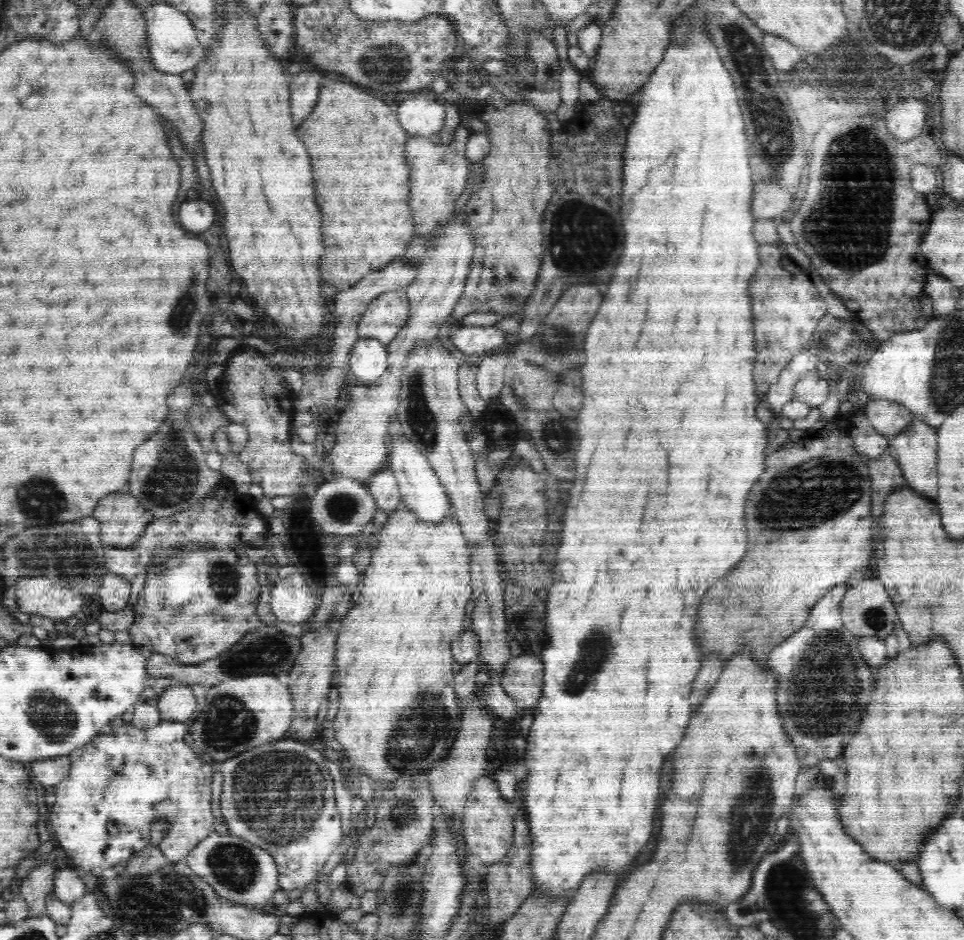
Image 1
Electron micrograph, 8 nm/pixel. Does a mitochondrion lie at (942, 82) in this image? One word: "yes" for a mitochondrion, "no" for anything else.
no

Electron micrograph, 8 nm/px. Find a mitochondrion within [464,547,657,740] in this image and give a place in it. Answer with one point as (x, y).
(594, 655)

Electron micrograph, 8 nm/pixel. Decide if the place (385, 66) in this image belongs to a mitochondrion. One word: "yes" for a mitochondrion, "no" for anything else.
yes

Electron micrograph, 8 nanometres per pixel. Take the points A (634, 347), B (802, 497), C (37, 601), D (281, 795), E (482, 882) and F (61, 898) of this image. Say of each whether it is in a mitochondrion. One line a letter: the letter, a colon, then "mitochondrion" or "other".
A: other
B: mitochondrion
C: other
D: mitochondrion
E: other
F: other

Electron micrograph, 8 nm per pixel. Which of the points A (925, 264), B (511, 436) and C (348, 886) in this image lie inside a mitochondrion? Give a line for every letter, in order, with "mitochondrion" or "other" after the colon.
A: other
B: other
C: other

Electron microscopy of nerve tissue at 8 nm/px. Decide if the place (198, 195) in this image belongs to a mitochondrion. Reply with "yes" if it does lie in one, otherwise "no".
no

